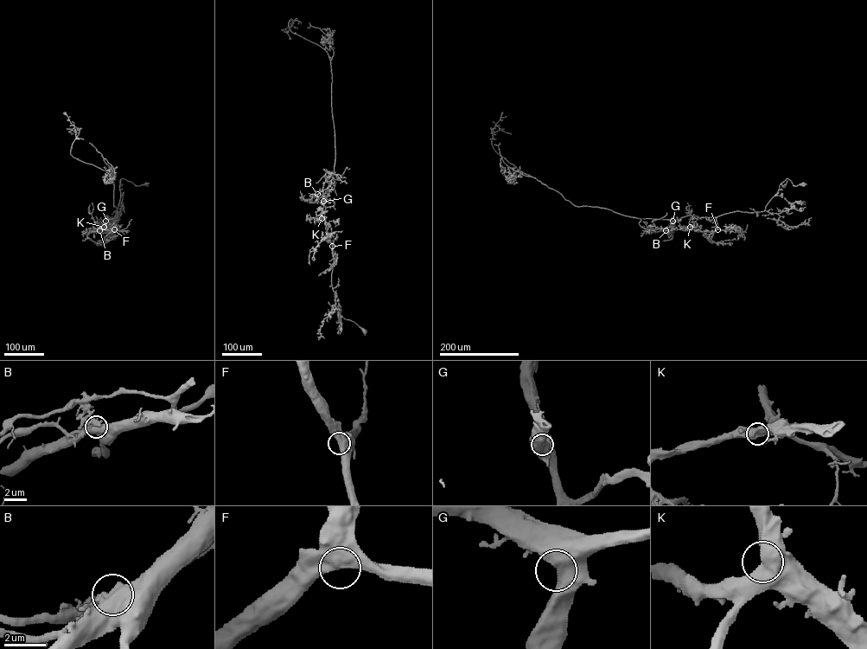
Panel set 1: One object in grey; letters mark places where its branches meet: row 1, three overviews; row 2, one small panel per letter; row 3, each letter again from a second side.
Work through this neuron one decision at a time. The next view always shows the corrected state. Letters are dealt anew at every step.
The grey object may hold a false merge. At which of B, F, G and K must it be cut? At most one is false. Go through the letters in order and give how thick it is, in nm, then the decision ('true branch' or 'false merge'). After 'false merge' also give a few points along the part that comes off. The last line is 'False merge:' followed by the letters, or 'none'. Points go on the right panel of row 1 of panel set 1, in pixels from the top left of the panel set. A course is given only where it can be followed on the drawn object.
B: calibre 850 nm; false merge; course (666, 230), (654, 228), (643, 231), (650, 230), (640, 225), (640, 219)
F: calibre 900 nm; true branch
G: calibre 800 nm; true branch
K: calibre 900 nm; true branch
False merge: B

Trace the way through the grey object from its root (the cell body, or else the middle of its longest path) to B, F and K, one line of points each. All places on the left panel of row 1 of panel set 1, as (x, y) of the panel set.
B: (147, 184), (137, 186), (121, 179), (116, 215), (106, 215), (105, 229), (99, 230)
F: (147, 184), (137, 186), (120, 179), (120, 199), (113, 212), (116, 213), (114, 229)
K: (147, 184), (137, 186), (121, 179), (120, 200), (113, 212), (116, 215), (109, 217), (108, 224), (104, 227)

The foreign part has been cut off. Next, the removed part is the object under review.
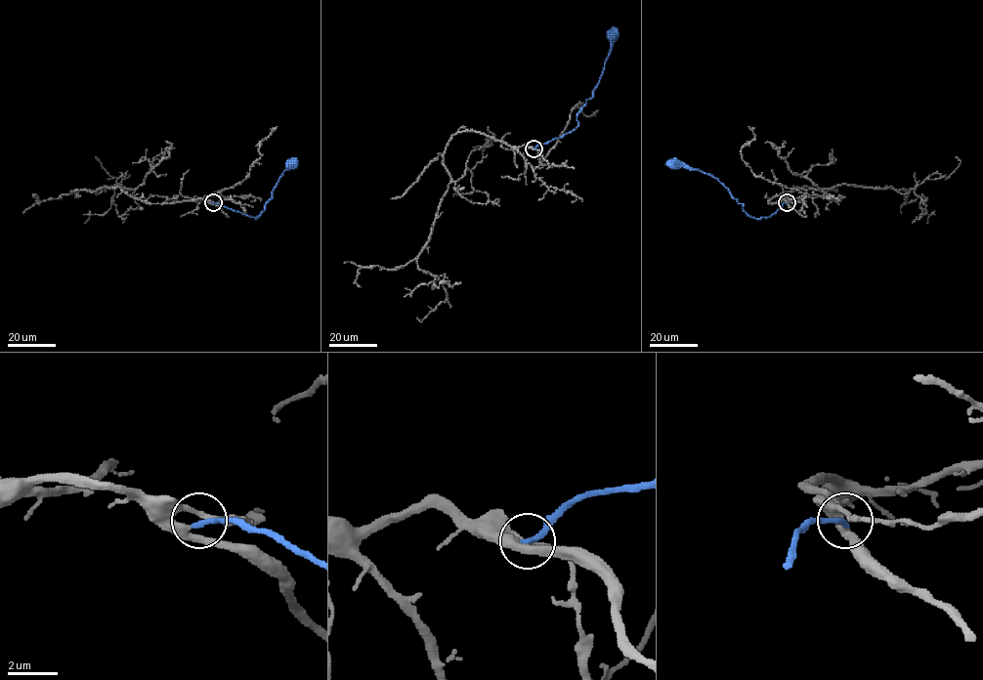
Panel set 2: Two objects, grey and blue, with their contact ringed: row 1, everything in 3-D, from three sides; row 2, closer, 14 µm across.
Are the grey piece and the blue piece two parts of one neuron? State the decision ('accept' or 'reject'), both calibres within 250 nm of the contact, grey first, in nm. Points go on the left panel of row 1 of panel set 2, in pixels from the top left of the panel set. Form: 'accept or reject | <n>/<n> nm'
accept | 190/240 nm

